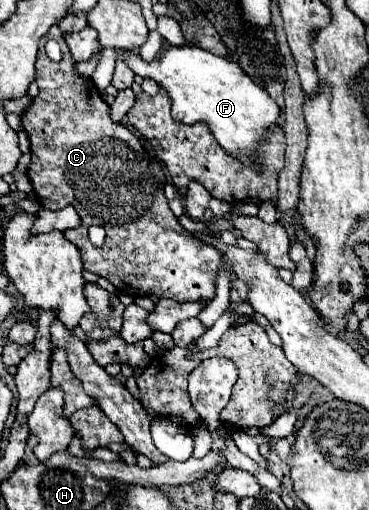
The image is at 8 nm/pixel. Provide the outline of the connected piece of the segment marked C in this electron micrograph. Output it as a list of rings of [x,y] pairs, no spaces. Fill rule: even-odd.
[[[51,26],[45,40],[41,40],[35,64],[35,82],[39,86],[39,94],[31,108],[21,116],[21,126],[27,130],[31,140],[31,164],[27,174],[39,204],[49,210],[65,206],[73,206],[77,210],[81,226],[75,230],[65,230],[65,238],[79,248],[83,268],[107,278],[119,292],[129,296],[155,294],[177,302],[211,302],[215,298],[215,282],[223,266],[223,254],[213,246],[199,242],[191,232],[181,228],[163,194],[163,166],[151,154],[145,154],[141,140],[129,128],[111,122],[109,104],[103,102],[95,84],[89,78],[79,76],[73,66],[75,62],[69,54],[69,48],[65,46],[61,30]],[[51,38],[63,42],[61,62],[53,62],[45,54],[45,42]],[[91,224],[99,224],[107,232],[105,244],[101,248],[95,248],[87,238],[87,228]]]

